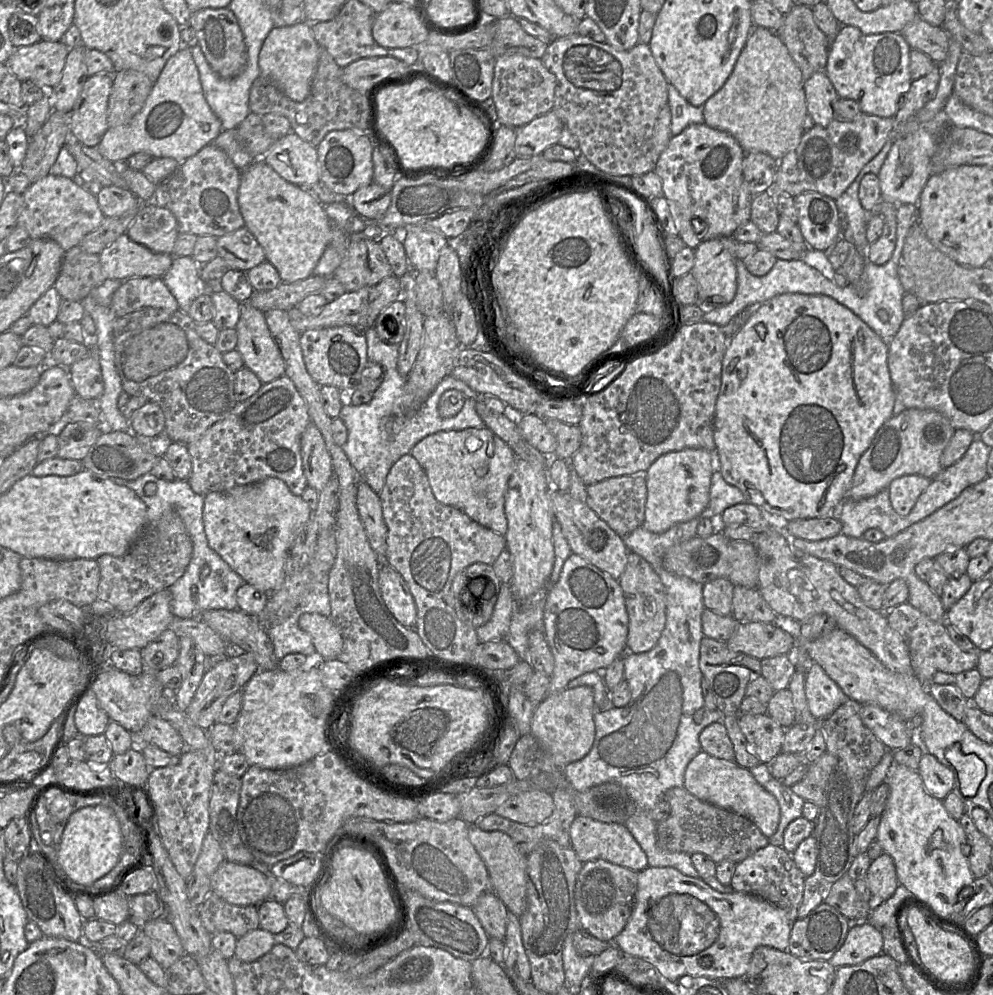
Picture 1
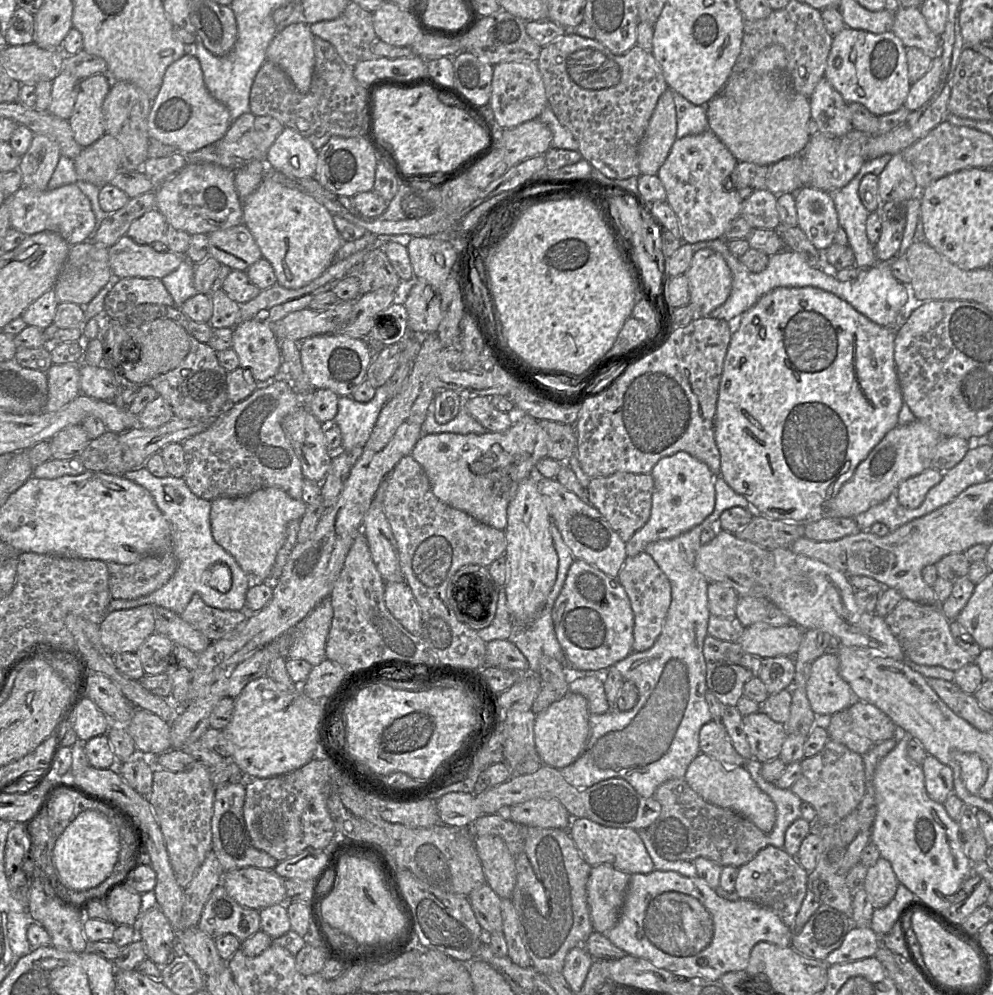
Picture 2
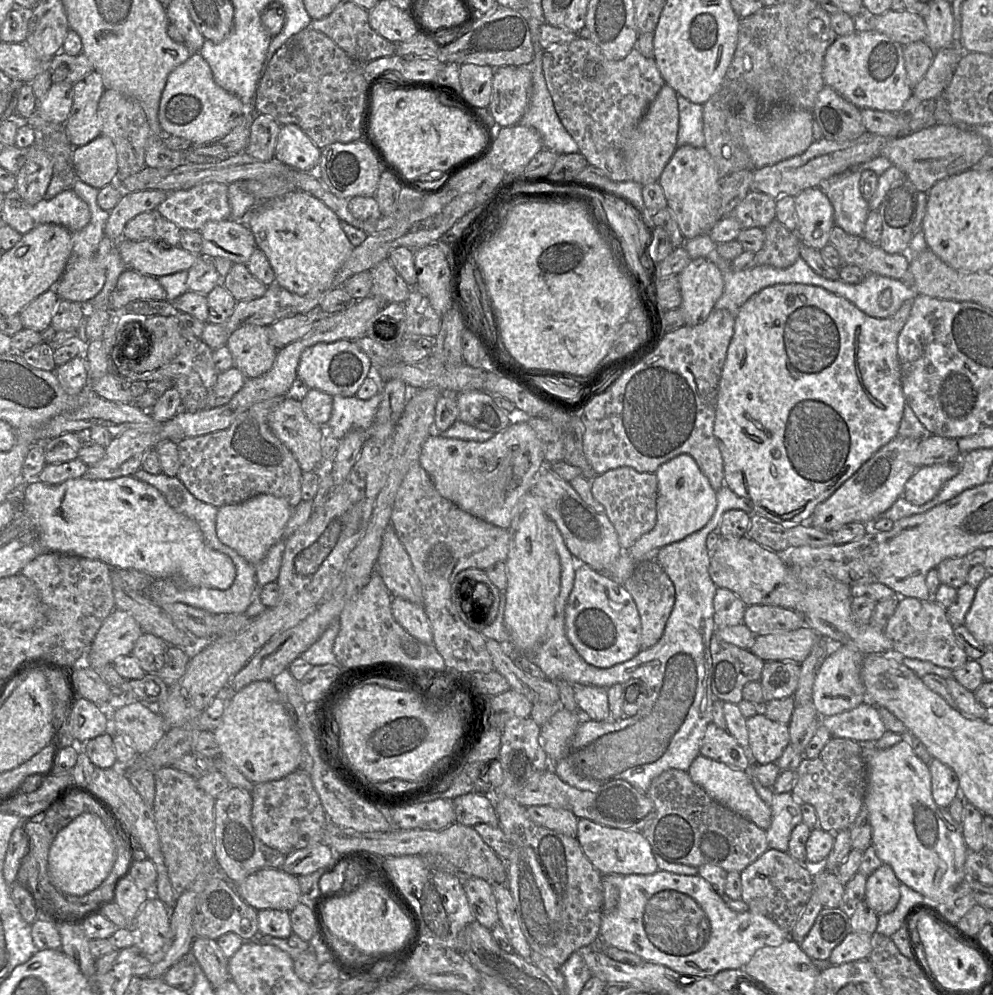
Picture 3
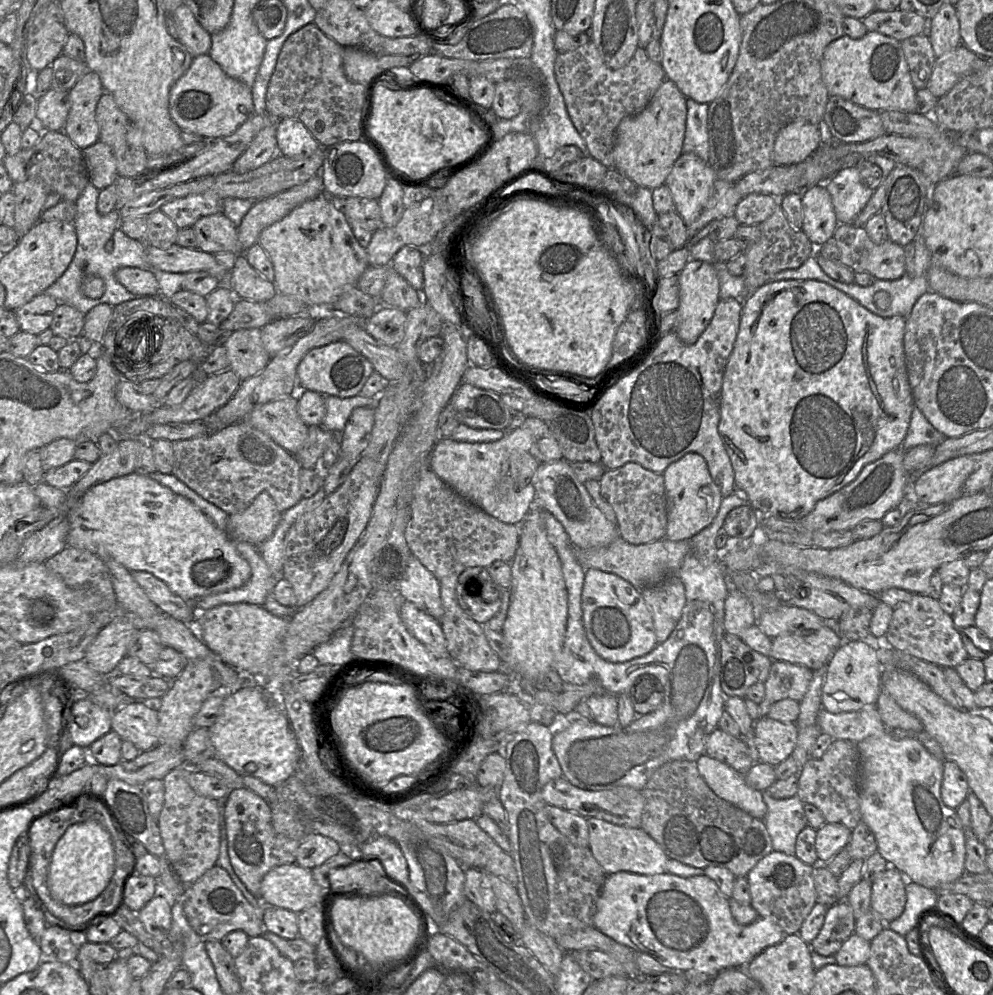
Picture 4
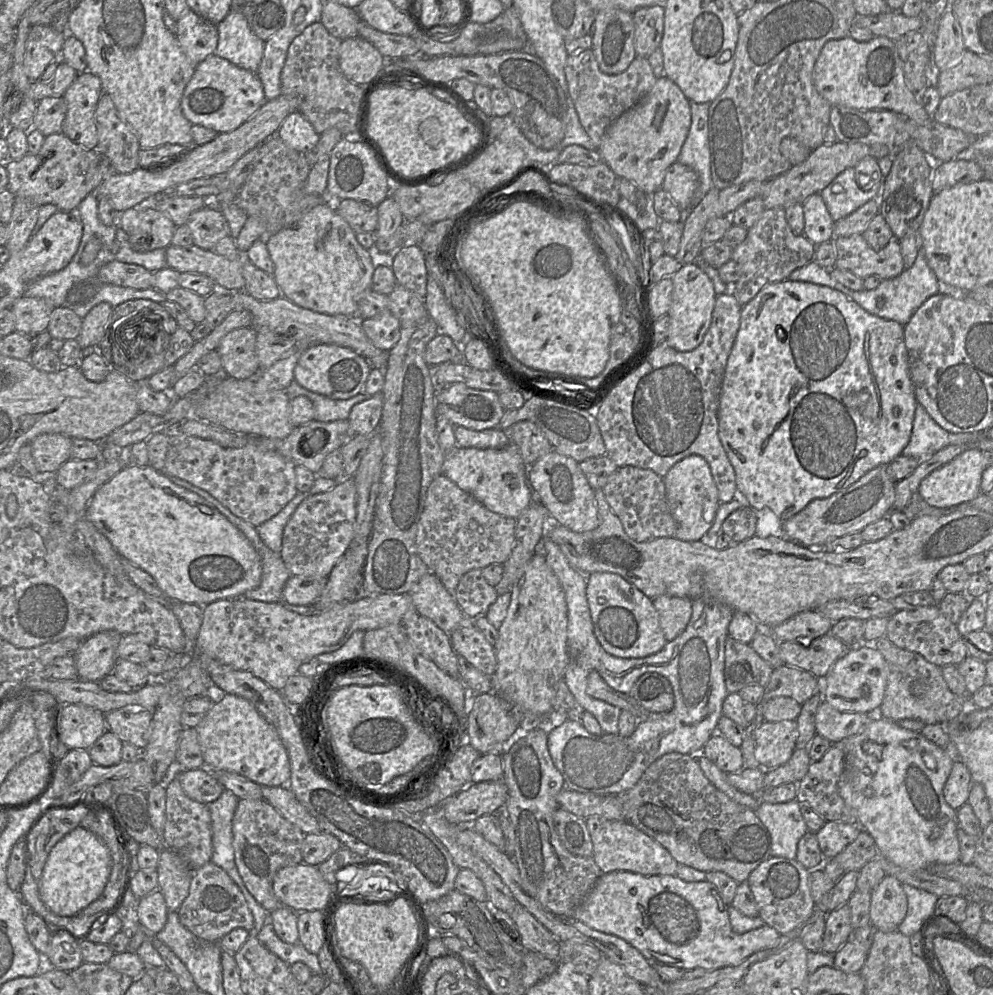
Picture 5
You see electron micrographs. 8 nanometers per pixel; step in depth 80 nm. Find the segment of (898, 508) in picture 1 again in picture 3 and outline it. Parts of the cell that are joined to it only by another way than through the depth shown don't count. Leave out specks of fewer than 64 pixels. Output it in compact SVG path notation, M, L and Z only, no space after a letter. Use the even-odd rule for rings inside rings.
M959 462L920 467L906 482L902 496L911 504L923 505L933 499L959 470Z

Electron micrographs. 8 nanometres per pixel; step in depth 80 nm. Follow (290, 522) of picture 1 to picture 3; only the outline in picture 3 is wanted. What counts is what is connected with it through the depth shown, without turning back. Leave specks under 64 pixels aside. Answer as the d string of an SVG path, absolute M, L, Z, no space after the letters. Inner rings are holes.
M258 494L248 500L218 508L216 534L226 546L232 548L248 563L256 566L269 549L281 538L294 508L282 498L271 494Z

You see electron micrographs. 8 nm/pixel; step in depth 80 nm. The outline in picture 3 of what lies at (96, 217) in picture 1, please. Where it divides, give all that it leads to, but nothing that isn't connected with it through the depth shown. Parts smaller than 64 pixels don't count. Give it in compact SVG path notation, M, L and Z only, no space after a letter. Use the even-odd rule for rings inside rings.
M72 188L62 191L50 200L42 199L34 205L27 204L18 192L12 190L5 194L2 218L6 224L22 235L46 223L61 225L70 232L76 232L83 229L89 223L91 211L88 204Z

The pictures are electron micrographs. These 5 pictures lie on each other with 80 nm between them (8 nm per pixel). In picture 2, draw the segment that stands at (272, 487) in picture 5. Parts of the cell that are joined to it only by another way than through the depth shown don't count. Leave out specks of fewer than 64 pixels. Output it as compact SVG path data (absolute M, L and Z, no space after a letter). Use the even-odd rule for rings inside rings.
M288 379L260 384L246 399L229 404L206 430L182 442L186 464L183 479L188 488L208 501L243 497L270 487L302 500L301 464L282 428L284 418L300 405L302 399Z

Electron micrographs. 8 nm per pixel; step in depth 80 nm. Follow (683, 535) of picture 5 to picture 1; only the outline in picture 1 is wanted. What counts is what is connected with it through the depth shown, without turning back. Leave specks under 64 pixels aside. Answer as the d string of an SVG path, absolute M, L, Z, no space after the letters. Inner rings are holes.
M715 448L715 453L710 453L703 449L683 449L680 451L668 452L658 457L645 473L646 485L647 485L647 500L645 507L645 519L642 526L650 532L663 533L677 523L687 522L692 520L693 518L699 517L709 503L711 477L713 472L717 470L715 460L716 460L716 448Z

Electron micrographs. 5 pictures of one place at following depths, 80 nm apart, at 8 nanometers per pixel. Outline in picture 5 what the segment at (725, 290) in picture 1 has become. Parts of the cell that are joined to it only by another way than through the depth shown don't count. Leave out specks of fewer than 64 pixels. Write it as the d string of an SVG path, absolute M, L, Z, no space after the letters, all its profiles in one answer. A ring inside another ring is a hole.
M697 263L681 266L671 278L673 281L672 304L667 313L670 327L665 343L680 352L692 351L701 344L711 324L717 295L711 279Z

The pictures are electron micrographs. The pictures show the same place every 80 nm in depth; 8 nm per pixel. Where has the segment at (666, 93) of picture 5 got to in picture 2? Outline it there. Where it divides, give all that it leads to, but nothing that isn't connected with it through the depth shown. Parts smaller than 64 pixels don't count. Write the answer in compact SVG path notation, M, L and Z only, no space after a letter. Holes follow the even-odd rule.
M668 87L659 97L639 144L641 174L657 175L676 140L676 109L672 90Z

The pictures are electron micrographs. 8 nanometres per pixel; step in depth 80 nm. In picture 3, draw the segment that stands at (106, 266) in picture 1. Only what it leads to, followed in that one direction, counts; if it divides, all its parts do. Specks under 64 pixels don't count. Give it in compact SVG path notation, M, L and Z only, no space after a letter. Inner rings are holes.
M122 238L118 241L118 250L127 269L156 278L189 270L200 258L180 246L161 247L156 239L132 241Z

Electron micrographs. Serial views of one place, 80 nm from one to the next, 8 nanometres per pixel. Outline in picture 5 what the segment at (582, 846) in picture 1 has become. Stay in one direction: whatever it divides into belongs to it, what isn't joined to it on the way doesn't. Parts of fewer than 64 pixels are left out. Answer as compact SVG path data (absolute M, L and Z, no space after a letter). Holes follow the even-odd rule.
M590 816L585 819L593 844L592 857L602 873L629 871L645 876L676 875L679 863L653 838L627 821Z

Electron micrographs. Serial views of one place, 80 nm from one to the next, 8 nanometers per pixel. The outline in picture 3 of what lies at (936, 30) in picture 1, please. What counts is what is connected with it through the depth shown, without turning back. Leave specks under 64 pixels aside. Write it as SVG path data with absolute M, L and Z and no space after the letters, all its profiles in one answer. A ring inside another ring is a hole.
M907 9L888 10L882 15L873 15L868 19L868 28L890 37L901 45L926 41L927 27L924 18Z

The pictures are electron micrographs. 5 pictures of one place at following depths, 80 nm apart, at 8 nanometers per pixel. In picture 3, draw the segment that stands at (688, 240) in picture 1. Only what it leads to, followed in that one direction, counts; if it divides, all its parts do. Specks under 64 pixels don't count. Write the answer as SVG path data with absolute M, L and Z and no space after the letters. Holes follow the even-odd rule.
M683 145L677 147L664 167L658 183L684 238L692 239L708 234L721 217L721 198L719 180L721 172L705 147Z

